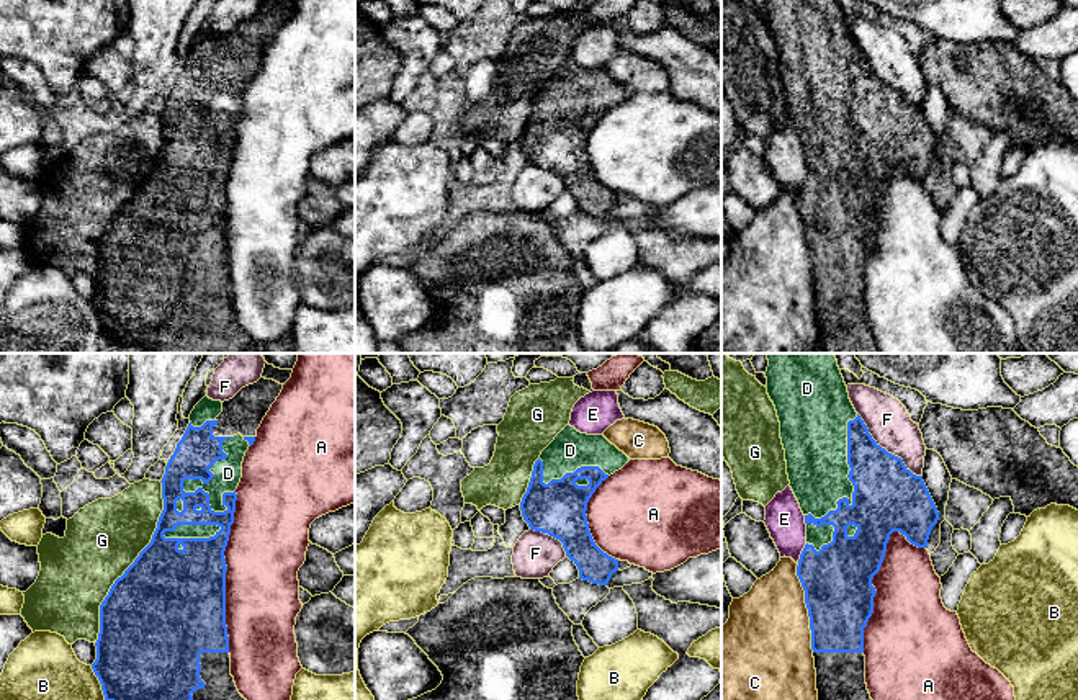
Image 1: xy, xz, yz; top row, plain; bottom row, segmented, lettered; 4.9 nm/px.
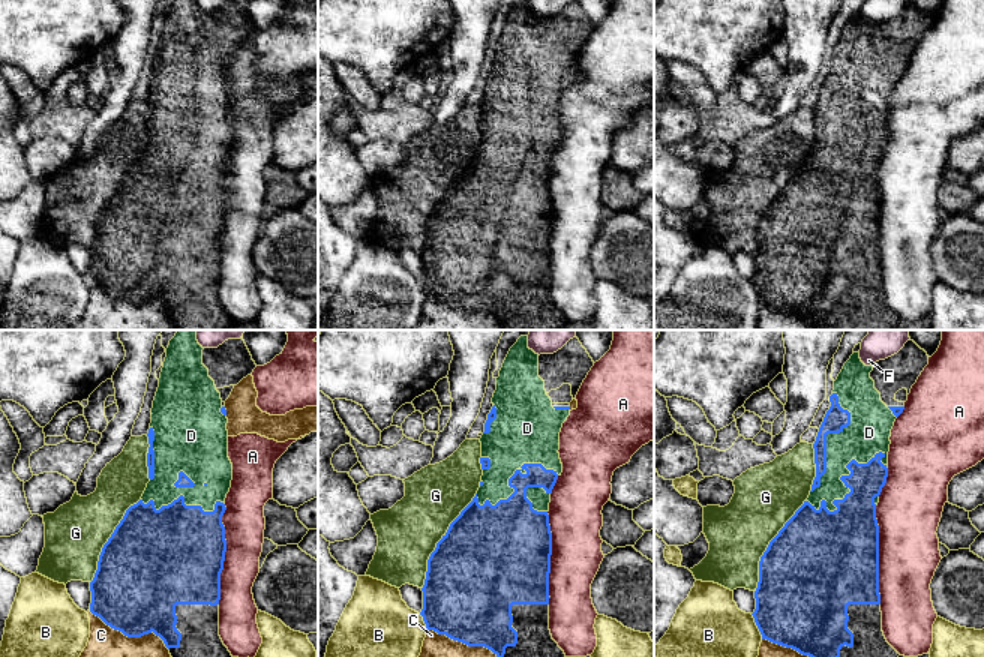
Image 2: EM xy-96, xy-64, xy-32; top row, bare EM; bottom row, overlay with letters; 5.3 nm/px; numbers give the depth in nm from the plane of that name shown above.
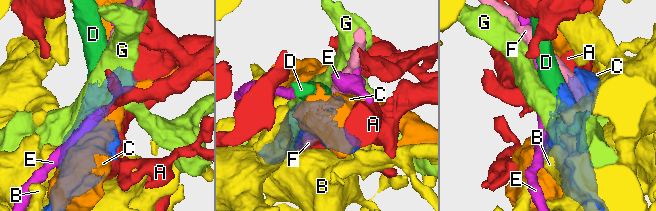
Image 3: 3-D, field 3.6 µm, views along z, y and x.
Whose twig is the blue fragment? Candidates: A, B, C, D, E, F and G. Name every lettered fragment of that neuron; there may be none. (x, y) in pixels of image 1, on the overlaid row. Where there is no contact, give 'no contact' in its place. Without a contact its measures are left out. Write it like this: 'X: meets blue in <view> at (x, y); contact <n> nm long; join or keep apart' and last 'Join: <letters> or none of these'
A: meets blue in xy at (226, 569); contact 800 nm long; keep apart
B: meets blue in xy at (100, 682); contact 180 nm long; keep apart
C: meets blue in yz at (807, 607); contact 440 nm long; keep apart
D: meets blue in xy at (210, 471); contact 380 nm long; join
E: meets blue in yz at (802, 553); contact 120 nm long; keep apart
F: meets blue in yz at (884, 448); contact 440 nm long; keep apart
G: meets blue in xy at (133, 563); contact 850 nm long; keep apart
Join: D

